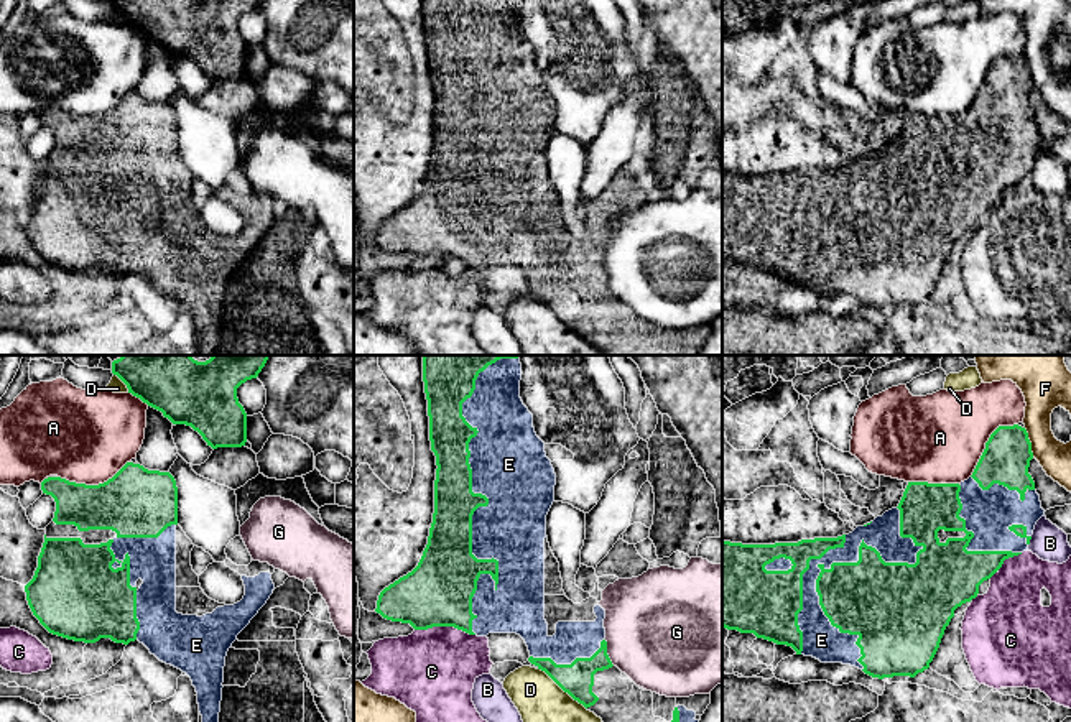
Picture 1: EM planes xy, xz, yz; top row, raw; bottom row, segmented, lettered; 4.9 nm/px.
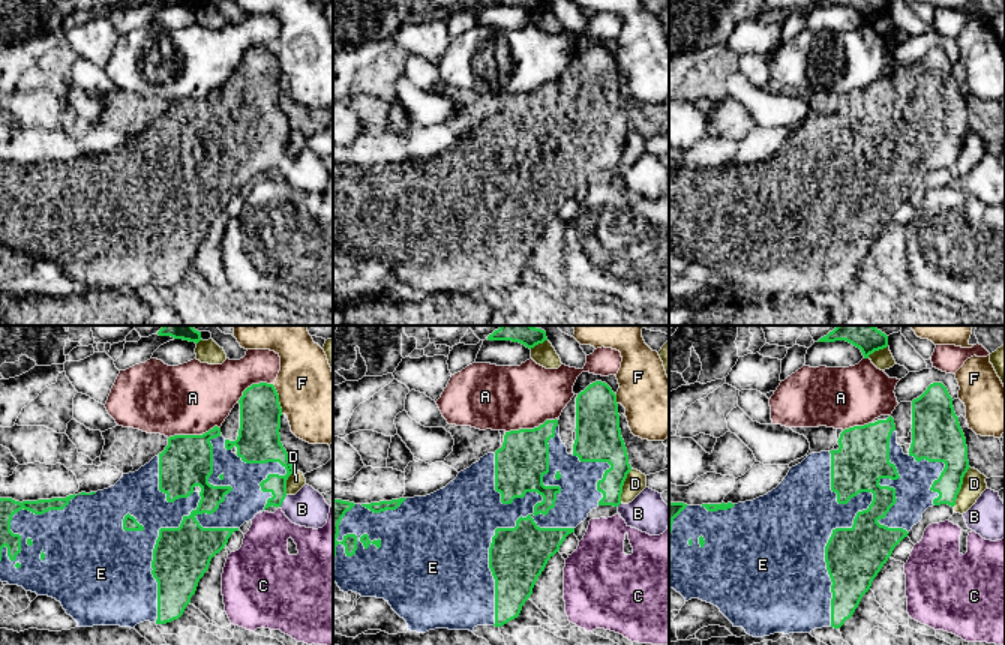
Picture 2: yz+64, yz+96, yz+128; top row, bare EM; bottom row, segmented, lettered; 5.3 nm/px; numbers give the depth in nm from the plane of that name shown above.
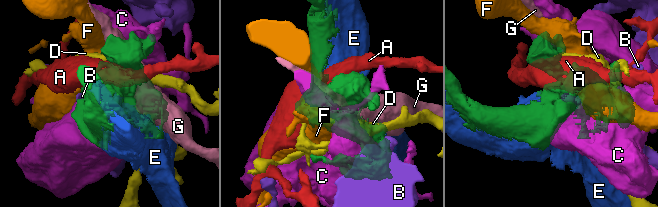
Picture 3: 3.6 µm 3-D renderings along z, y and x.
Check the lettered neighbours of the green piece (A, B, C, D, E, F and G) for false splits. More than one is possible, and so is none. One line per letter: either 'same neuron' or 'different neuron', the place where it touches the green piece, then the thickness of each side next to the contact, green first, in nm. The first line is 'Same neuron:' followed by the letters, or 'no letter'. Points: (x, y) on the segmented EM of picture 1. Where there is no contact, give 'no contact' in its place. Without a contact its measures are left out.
Same neuron: E
A: different neuron | xy (92, 485) | 340/460 nm
B: different neuron | yz (1029, 541) | 60/170 nm
C: different neuron | xz (445, 625) | 340/420 nm
D: different neuron | xz (563, 689) | 160/220 nm
E: same neuron | xz (487, 502) | 200/380 nm
F: different neuron | yz (1030, 443) | 240/180 nm
G: different neuron | xz (606, 653) | 160/460 nm

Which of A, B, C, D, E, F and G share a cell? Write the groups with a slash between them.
A / B / C / D / E / F / G

